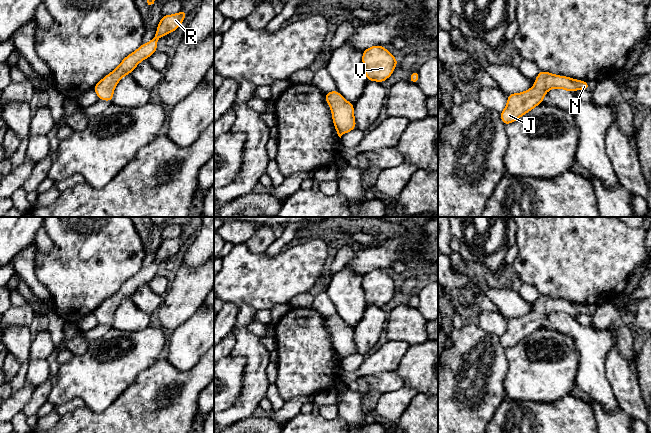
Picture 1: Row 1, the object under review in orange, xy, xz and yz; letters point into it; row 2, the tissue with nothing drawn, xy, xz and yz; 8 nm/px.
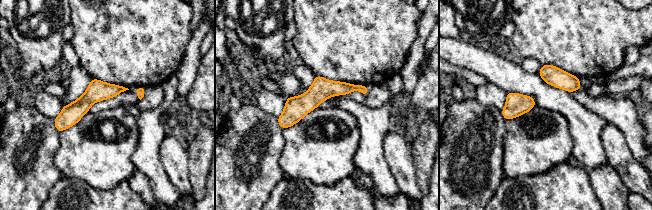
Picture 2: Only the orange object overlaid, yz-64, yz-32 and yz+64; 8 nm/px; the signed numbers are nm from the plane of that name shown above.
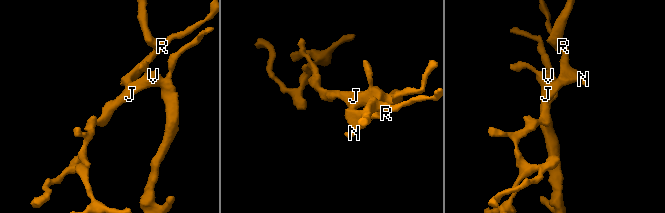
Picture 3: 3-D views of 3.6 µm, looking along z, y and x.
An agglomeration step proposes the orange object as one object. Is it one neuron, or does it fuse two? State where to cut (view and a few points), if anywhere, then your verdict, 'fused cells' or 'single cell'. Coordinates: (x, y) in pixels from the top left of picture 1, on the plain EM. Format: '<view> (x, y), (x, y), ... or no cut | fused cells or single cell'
no cut | single cell

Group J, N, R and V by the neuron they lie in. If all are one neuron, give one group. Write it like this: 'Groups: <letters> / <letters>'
Groups: J N R V

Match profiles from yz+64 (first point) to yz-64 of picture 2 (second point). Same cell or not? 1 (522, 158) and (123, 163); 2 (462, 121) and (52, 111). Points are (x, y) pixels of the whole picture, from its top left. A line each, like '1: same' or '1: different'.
1: same
2: different

